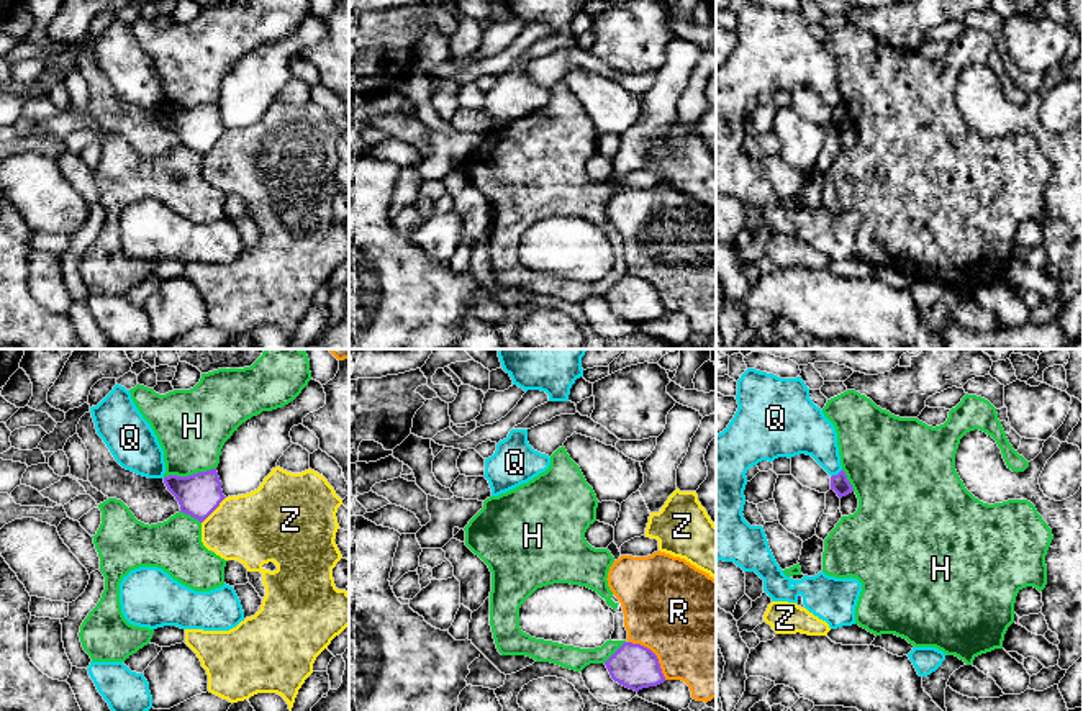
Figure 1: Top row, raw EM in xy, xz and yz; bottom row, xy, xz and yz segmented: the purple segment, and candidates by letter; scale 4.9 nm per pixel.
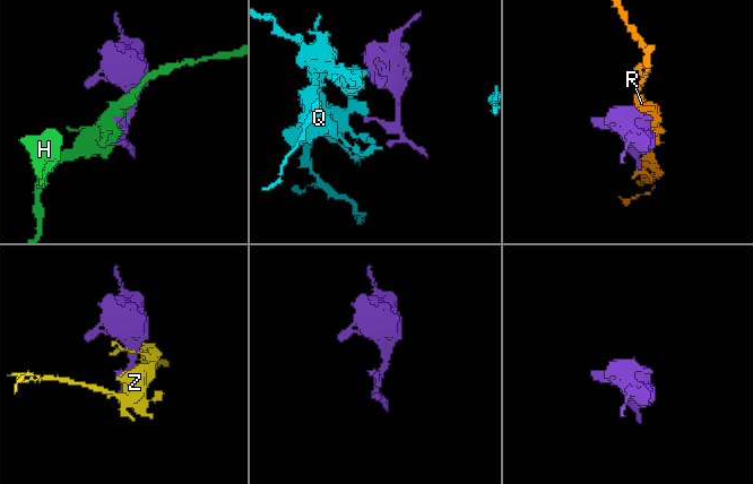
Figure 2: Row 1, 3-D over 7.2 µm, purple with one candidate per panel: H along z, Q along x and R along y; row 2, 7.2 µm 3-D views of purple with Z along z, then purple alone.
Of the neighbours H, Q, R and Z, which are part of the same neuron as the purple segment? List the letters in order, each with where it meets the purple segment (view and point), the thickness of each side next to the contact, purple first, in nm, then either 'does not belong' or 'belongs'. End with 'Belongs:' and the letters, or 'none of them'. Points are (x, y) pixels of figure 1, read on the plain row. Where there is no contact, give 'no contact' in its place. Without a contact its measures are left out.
H: xy (189, 108) | 220/360 nm | does not belong
Q: yz (838, 107) | 90/220 nm | does not belong
R: xz (654, 287) | 220/500 nm | does not belong
Z: xy (215, 141) | 220/360 nm | does not belong
Belongs: none of them

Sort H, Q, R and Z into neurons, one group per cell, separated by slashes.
H / Q / R / Z

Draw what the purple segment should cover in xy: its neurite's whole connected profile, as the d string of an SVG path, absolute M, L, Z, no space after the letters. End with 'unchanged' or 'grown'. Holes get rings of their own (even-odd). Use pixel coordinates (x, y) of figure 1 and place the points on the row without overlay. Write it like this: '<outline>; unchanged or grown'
M216 102L188 110L164 110L167 123L175 129L180 144L203 156L226 131Z; unchanged

